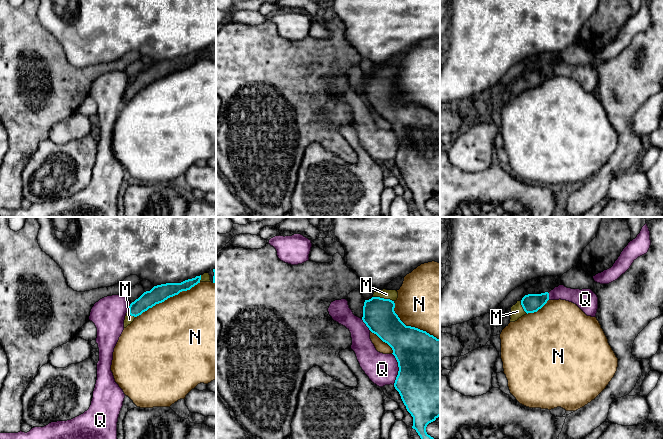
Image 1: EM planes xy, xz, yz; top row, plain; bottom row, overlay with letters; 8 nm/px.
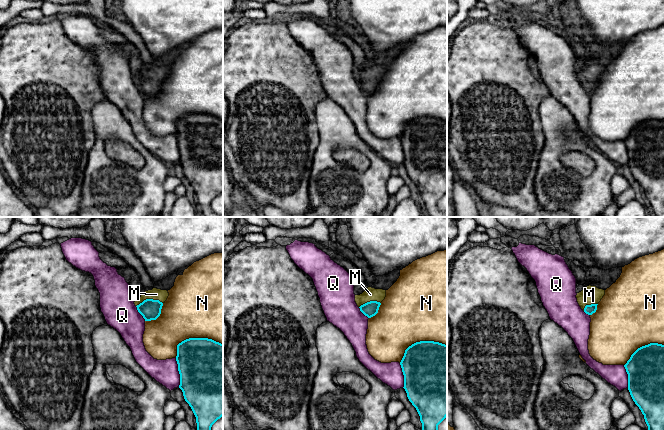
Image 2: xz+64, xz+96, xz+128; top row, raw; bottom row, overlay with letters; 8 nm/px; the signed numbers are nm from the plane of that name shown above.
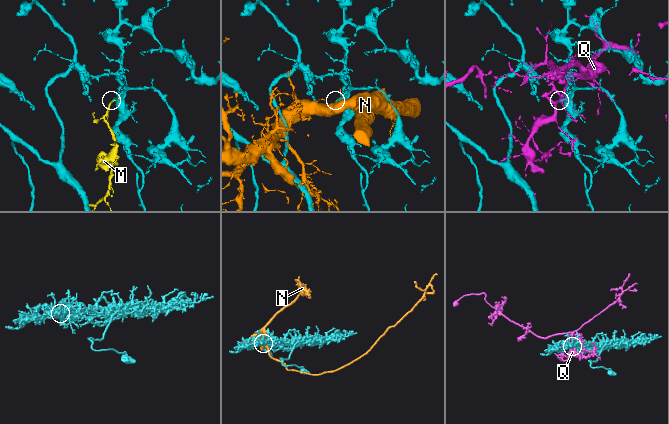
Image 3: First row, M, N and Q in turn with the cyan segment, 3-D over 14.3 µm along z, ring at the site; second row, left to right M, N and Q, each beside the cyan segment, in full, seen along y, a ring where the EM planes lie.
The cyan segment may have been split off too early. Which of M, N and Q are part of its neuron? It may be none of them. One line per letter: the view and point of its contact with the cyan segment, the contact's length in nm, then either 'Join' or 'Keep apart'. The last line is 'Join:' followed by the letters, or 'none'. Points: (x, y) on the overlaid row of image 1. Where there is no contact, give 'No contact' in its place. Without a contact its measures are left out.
M: Touches cyan at xz (383, 298). Shared border 170 nm. Join
N: Touches cyan at xy (168, 297). Shared border 600 nm. Keep apart
Q: Touches cyan at xz (399, 369). Shared border 260 nm. Keep apart
Join: M

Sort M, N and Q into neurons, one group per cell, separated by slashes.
M / N / Q

